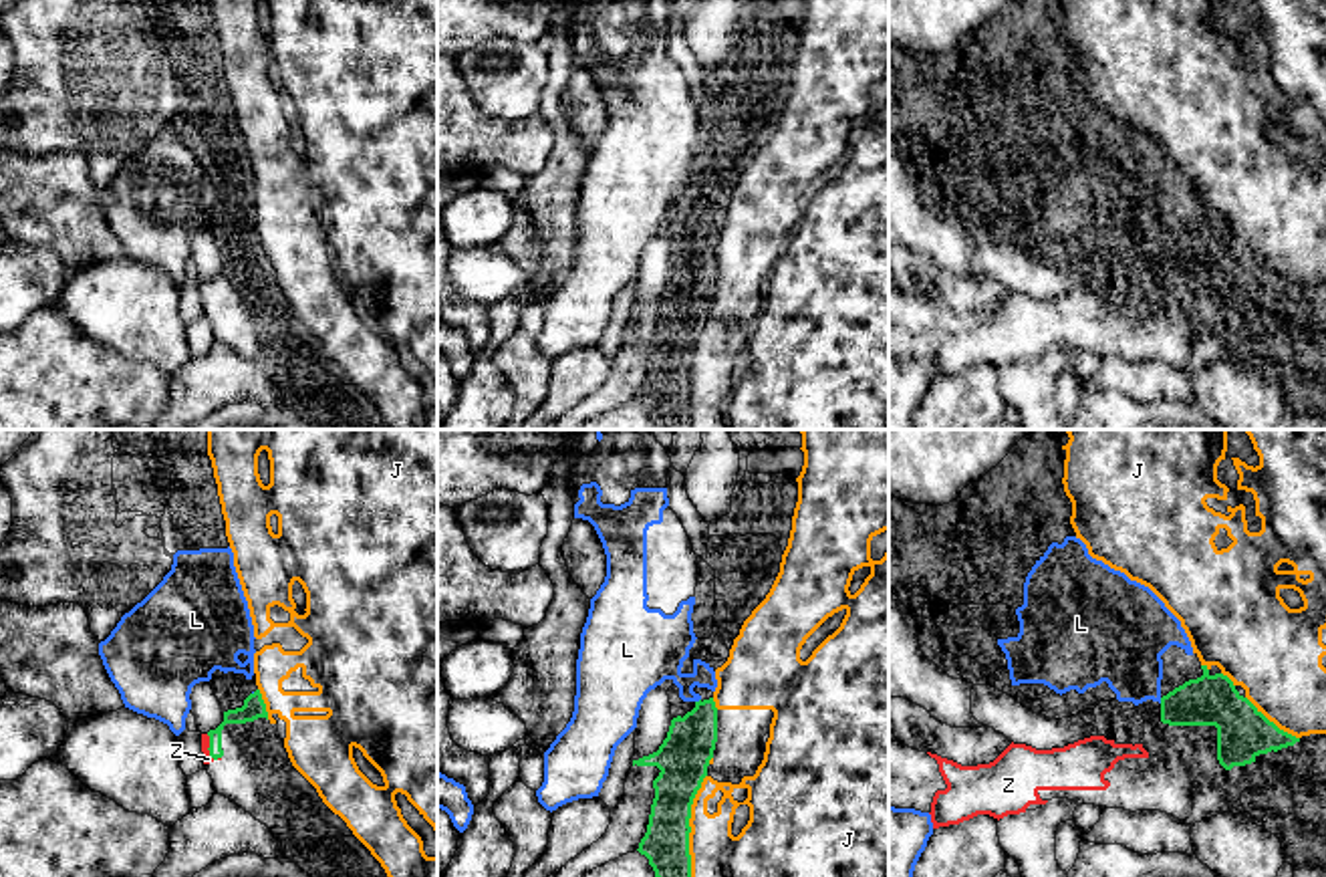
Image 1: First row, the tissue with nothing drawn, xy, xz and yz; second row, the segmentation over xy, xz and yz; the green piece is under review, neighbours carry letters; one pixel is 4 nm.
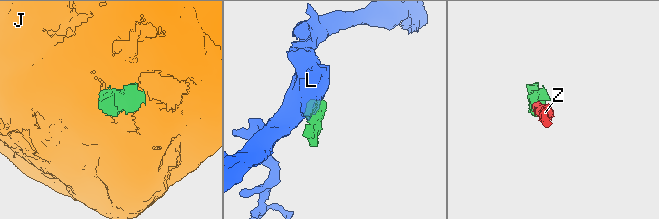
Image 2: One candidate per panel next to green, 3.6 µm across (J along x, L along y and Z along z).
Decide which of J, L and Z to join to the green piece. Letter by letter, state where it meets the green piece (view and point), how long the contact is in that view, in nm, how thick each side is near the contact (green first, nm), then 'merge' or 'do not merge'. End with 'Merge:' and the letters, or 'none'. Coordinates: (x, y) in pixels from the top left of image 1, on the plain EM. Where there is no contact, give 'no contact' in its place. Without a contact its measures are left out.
J: xz (690, 376) | 420 nm | 190/320 nm | do not merge
L: xz (700, 248) | 30 nm | 200/220 nm | do not merge
Z: xy (210, 299) | 120 nm | 90/40 nm | merge
Merge: Z

